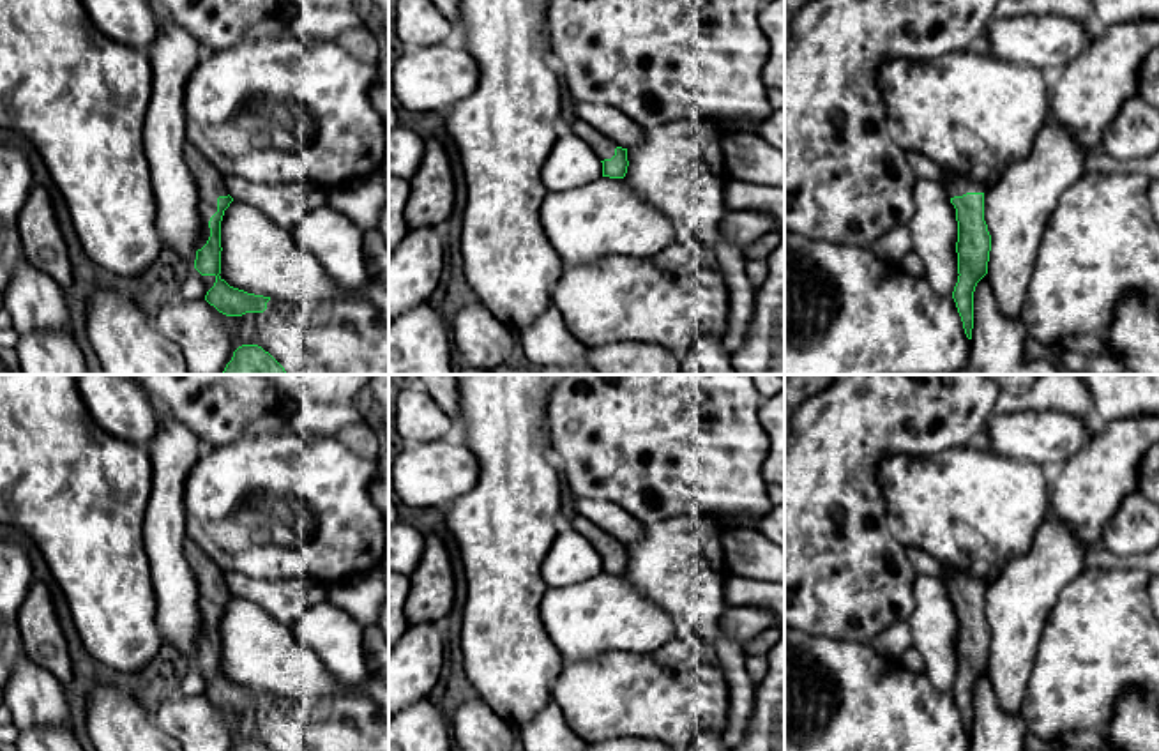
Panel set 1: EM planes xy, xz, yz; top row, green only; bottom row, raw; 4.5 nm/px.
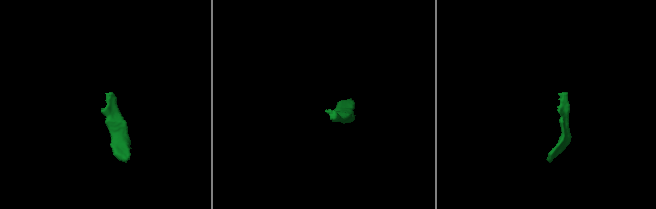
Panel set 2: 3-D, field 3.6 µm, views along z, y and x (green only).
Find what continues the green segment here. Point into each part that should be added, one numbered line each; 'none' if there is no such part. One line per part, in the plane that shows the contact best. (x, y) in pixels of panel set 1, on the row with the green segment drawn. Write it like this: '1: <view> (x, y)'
1: xy (209, 181)

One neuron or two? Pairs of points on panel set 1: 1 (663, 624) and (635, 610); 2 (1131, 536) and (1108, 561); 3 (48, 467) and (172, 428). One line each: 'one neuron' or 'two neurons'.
1: one neuron
2: two neurons
3: two neurons

